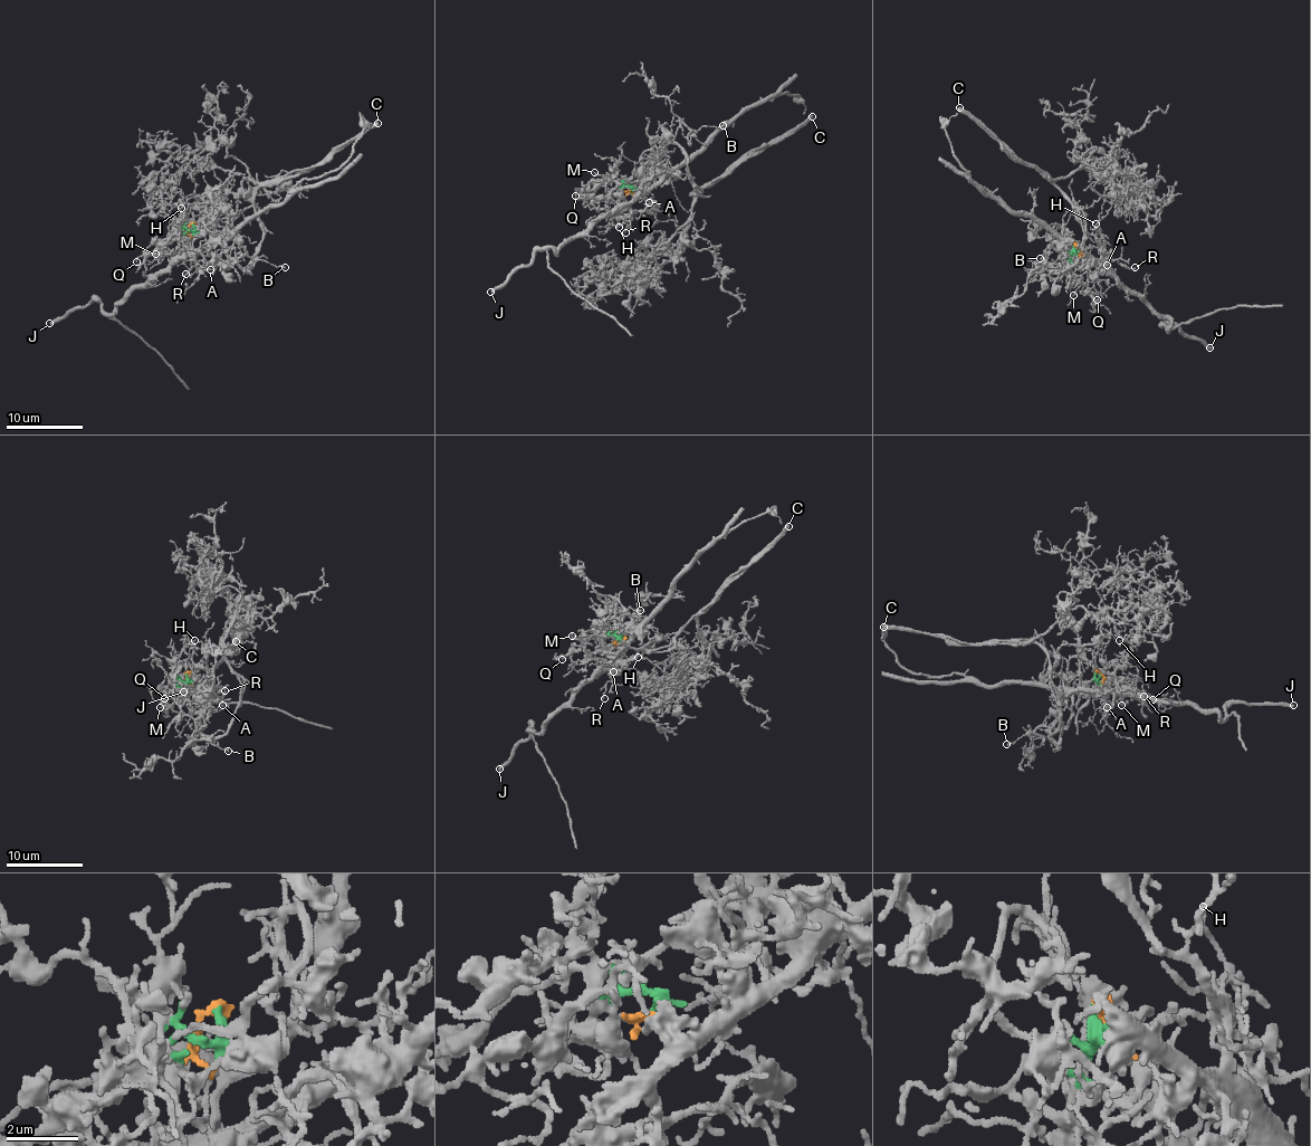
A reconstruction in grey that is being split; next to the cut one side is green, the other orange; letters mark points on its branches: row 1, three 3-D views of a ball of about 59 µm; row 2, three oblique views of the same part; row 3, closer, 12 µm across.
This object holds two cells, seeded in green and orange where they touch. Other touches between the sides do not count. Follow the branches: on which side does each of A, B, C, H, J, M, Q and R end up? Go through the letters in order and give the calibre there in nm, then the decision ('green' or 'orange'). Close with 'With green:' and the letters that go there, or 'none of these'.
A: 120 nm thick; orange
B: 140 nm thick; green
C: 400 nm thick; green
H: 150 nm thick; orange
J: 360 nm thick; orange
M: 150 nm thick; green
Q: 120 nm thick; green
R: 120 nm thick; orange
With green: B, C, M, Q

